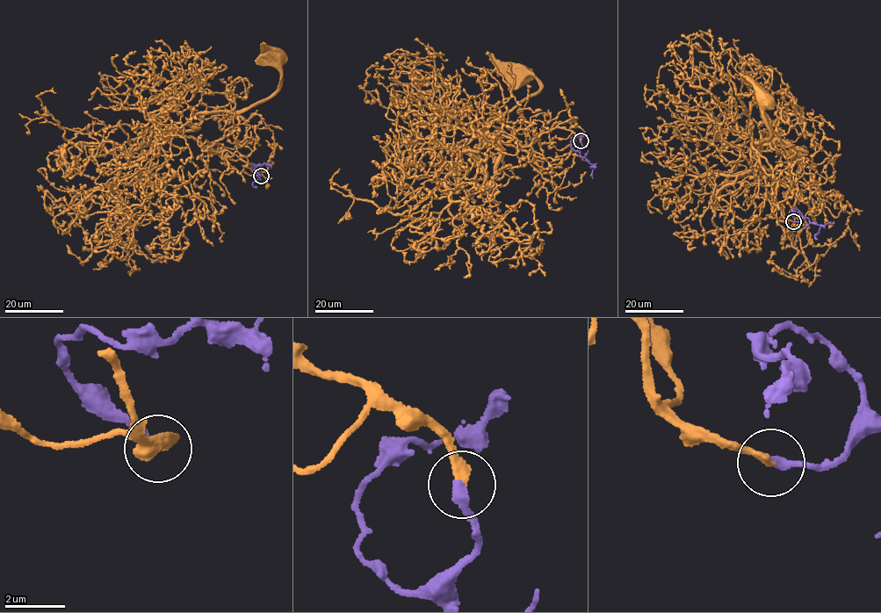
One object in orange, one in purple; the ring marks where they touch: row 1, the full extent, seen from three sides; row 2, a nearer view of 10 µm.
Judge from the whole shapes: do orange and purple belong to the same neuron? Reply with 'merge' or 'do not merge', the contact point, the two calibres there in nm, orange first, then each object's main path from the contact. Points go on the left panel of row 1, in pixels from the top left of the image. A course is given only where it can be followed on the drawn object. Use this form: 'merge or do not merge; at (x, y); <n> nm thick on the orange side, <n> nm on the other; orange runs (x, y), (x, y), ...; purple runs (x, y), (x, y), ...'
merge; at (261, 176); 280 nm thick on the orange side, 280 nm on the other; orange runs (261, 176), (228, 151), (165, 137), (170, 123), (162, 134), (197, 129), (199, 113), (265, 101), (279, 57); purple runs (261, 176), (254, 169), (259, 177), (252, 184), (256, 187)

